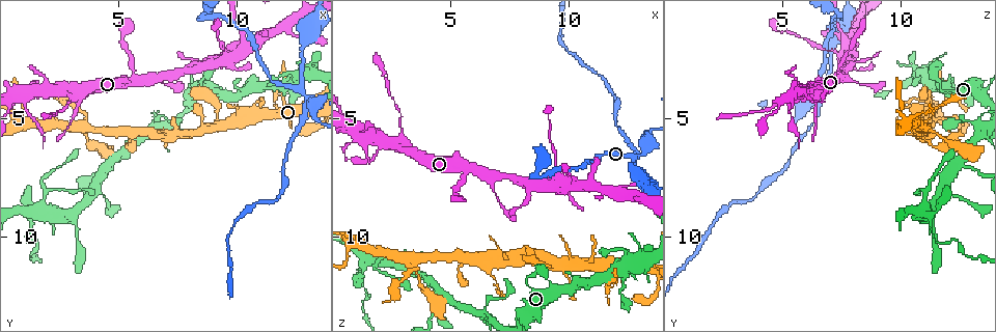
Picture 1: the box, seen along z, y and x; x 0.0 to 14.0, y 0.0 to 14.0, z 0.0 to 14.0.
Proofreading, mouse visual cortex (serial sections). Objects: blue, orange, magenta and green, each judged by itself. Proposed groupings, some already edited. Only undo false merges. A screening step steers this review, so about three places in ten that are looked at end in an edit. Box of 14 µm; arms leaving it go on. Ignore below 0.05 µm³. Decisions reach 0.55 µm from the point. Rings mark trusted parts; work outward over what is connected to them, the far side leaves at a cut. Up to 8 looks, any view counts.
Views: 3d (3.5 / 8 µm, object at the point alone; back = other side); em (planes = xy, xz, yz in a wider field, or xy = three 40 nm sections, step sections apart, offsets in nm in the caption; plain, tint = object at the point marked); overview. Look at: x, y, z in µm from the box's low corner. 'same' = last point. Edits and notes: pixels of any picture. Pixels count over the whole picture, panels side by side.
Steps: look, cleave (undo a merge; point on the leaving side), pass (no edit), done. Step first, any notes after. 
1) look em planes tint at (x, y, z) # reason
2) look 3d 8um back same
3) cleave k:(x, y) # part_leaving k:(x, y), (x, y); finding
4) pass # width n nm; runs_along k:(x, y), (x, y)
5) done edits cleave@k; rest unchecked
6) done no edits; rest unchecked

look 3d 3.5um at (6.5, 4.9, 13.4) # abrupt turn

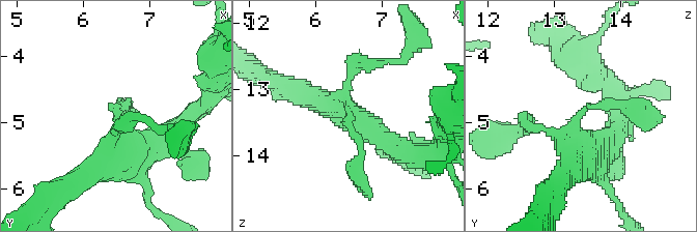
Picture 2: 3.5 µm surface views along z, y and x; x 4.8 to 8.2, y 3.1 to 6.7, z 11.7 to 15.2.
pass # runs_along 2:(603, 139), (619, 100); continuous, no second cell

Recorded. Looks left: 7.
look 3d 8um at (13.1, 4.0, 6.5) # abrupt turn

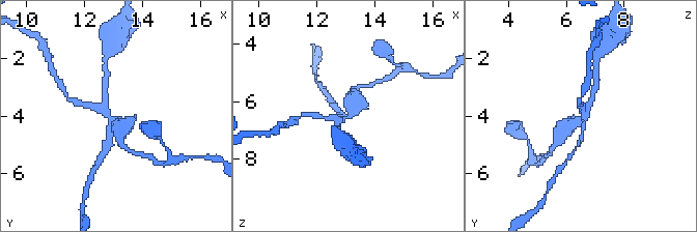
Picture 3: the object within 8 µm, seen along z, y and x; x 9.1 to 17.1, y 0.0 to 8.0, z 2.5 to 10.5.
look 3d 3.5um at (13.0, 4.1, 6.5) # zoom in

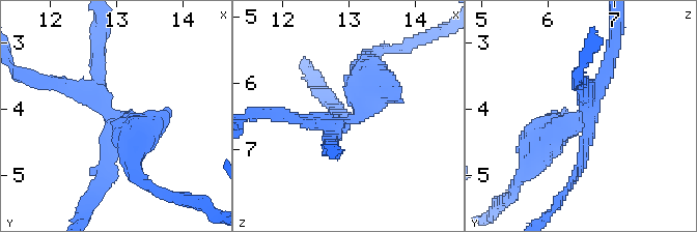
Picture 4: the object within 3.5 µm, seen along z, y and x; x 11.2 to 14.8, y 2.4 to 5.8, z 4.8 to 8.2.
look em planes tint at (13.10, 4.10, 6.55) # arms 3; arm_widths 150, 200, 500 nm

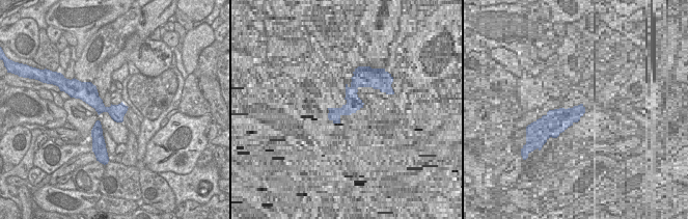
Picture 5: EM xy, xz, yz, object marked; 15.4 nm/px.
cleave 4:(95, 47) # width 240 nm; part_leaving 4:(596, 90), (610, 62), (615, 27); a second cell is stuck on

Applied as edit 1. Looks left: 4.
look overview # redraw

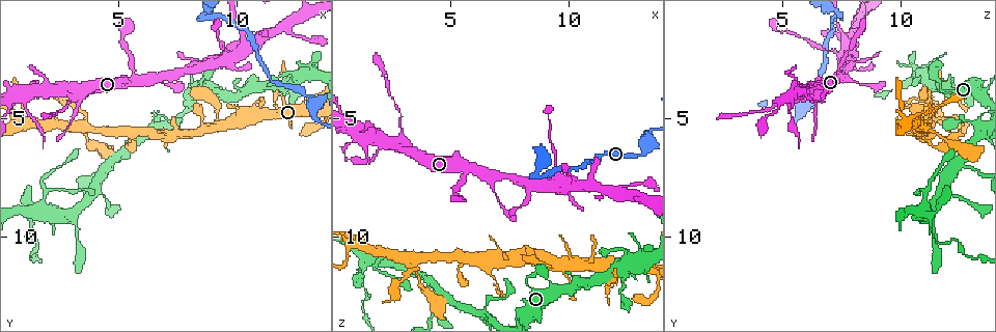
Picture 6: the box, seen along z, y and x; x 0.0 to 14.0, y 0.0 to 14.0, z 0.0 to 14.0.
look 3d 3.5um back at (9.5, 2.4, 7.5) # arms part here

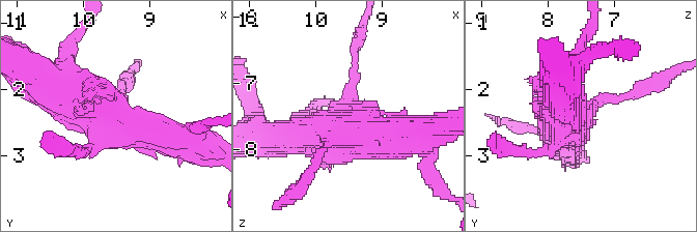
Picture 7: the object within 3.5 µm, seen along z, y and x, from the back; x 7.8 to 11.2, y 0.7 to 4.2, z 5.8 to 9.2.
look em xy step 3 tint at (9.55, 2.45, 7.50)

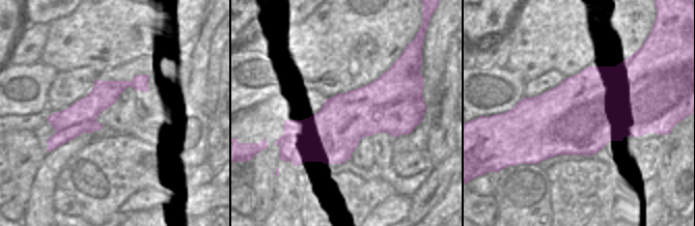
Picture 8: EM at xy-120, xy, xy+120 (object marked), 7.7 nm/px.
pass # runs_along 8:(145, 77), (105, 93), (54, 141); all the same cell

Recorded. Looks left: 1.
done edits cleave@4; rest unchecked

